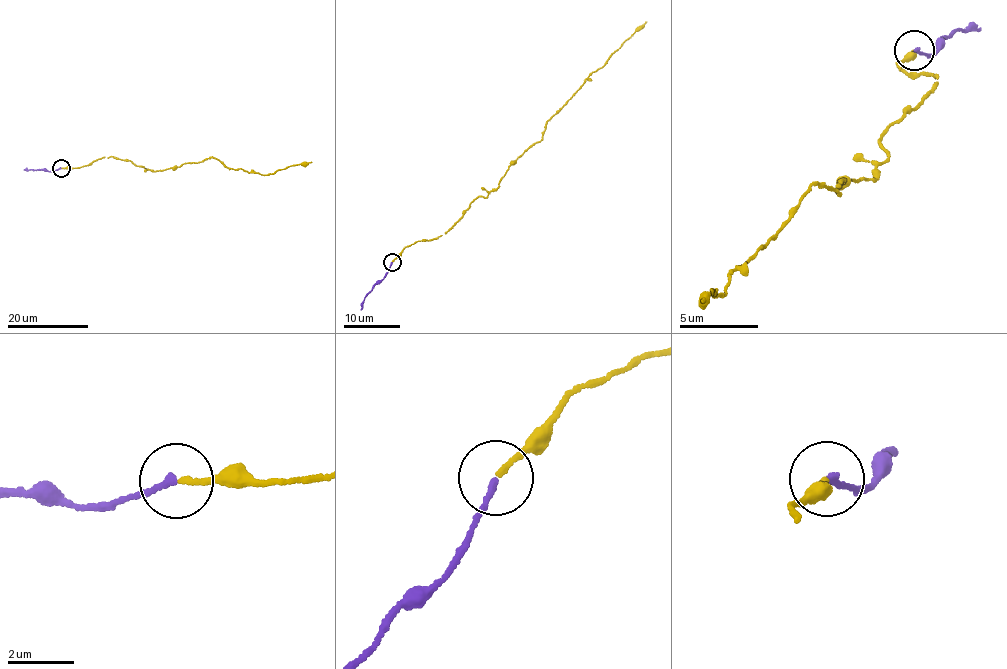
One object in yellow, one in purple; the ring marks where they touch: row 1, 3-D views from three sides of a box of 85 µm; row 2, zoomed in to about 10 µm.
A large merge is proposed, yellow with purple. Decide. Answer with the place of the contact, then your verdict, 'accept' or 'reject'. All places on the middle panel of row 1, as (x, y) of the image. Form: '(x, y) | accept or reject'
(392, 262) | accept

